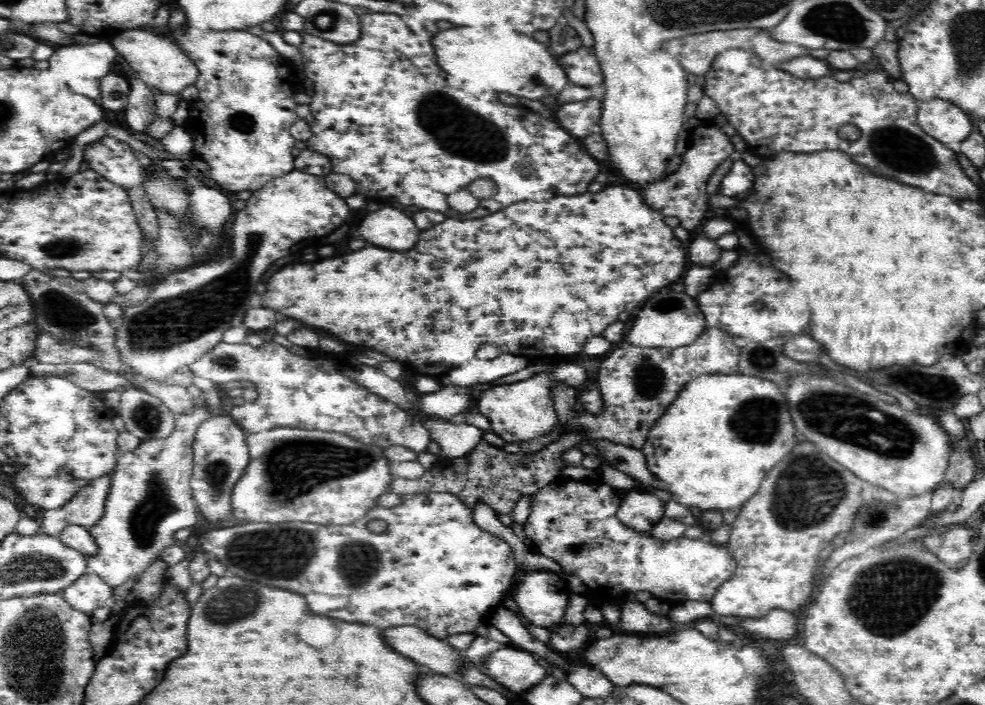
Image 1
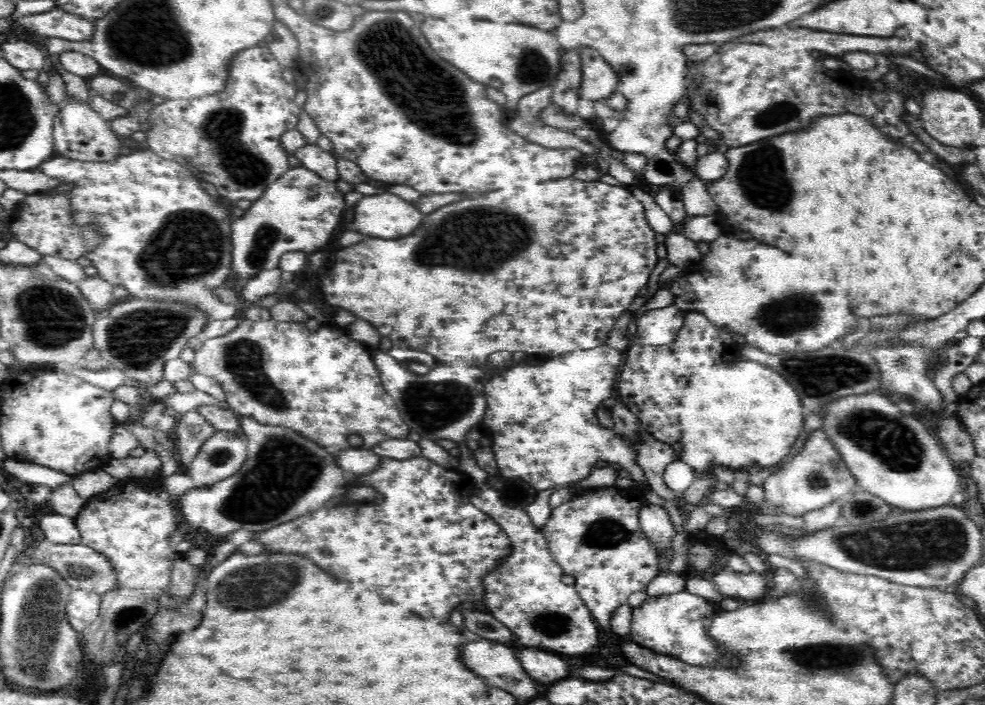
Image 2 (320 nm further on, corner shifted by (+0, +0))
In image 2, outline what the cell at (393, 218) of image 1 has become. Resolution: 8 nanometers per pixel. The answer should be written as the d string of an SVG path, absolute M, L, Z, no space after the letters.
M389 193L364 195L354 206L354 228L368 236L378 238L402 238L416 230L423 222L425 215L412 203L404 201L400 196Z

